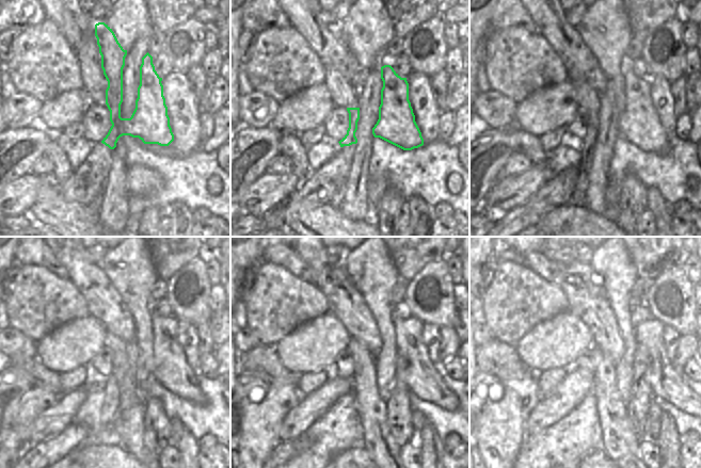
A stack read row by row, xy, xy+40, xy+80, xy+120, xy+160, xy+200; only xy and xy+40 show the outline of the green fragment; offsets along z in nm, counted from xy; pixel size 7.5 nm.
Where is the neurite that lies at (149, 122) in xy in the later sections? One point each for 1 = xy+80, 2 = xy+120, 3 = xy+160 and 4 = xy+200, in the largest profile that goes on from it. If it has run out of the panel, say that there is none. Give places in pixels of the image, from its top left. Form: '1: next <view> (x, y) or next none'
1: next xy+80 (638, 124)
2: next xy+120 (170, 368)
3: next xy+160 (424, 378)
4: next xy+200 (665, 380)

